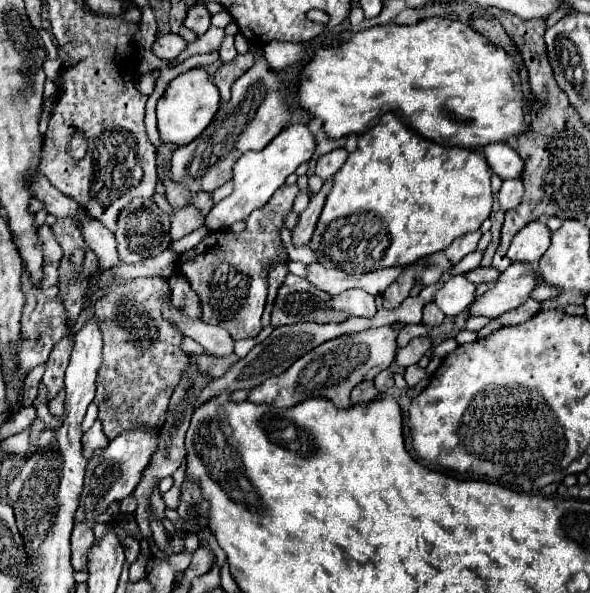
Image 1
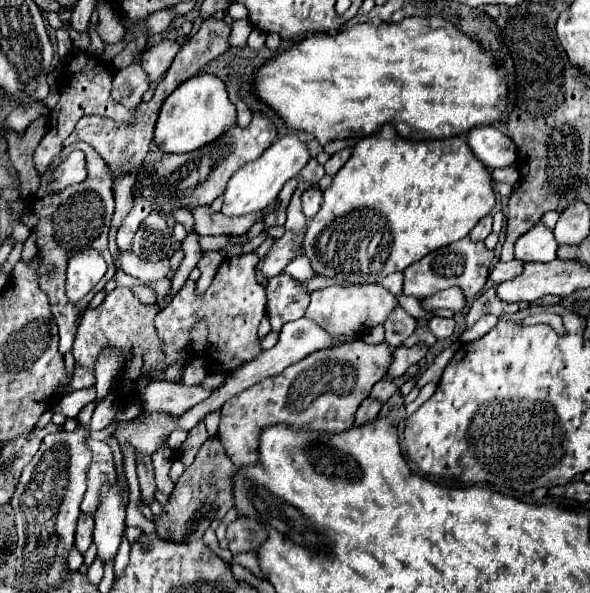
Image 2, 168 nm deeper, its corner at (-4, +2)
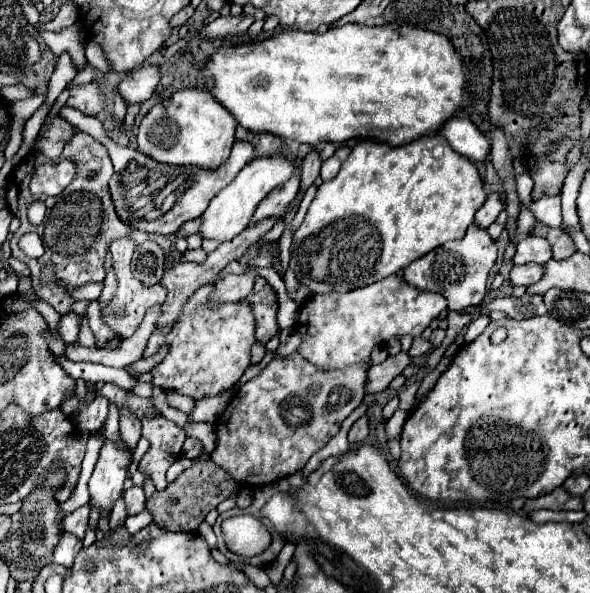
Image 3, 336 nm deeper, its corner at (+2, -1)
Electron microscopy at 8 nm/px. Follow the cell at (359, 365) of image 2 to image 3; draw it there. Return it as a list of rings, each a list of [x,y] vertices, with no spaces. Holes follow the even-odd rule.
[[[293,352],[291,356],[275,356],[255,378],[241,386],[239,394],[215,422],[217,448],[211,454],[211,460],[229,472],[235,482],[247,486],[265,486],[303,470],[307,460],[339,432],[343,420],[363,402],[365,374],[367,368],[357,366],[337,372],[321,372],[299,352]]]

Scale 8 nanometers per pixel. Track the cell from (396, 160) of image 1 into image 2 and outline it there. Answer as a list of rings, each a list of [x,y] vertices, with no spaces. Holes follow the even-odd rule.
[[[385,123],[377,133],[369,135],[367,139],[359,139],[357,145],[353,147],[353,153],[349,157],[349,161],[339,169],[339,173],[333,177],[333,183],[329,189],[323,191],[323,205],[319,209],[319,213],[307,223],[305,227],[305,241],[303,241],[303,253],[309,257],[313,269],[317,275],[325,275],[325,277],[337,277],[337,279],[347,279],[347,281],[377,281],[381,277],[387,277],[389,273],[395,271],[403,271],[407,265],[419,261],[421,257],[425,257],[427,253],[439,249],[439,247],[447,247],[453,241],[459,241],[463,237],[467,237],[467,233],[479,223],[479,219],[483,219],[487,213],[491,213],[491,209],[495,207],[495,195],[493,195],[493,179],[491,173],[487,171],[487,167],[473,157],[473,151],[469,149],[465,137],[453,137],[447,141],[409,141],[403,139],[395,127],[391,123]]]

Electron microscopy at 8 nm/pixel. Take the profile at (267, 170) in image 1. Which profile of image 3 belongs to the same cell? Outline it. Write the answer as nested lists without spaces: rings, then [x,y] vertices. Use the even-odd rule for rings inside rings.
[[[281,156],[281,160],[251,160],[237,176],[235,180],[225,186],[209,204],[209,208],[203,212],[201,216],[201,228],[199,228],[199,236],[201,238],[209,238],[209,240],[217,240],[217,242],[229,242],[233,240],[237,234],[241,234],[253,212],[257,210],[259,202],[279,184],[283,184],[289,176],[293,174],[293,162],[287,160],[285,156]]]

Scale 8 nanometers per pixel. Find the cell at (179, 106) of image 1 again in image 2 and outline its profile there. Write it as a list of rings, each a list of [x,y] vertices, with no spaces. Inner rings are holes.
[[[199,73],[183,81],[183,85],[165,99],[155,127],[155,143],[163,153],[189,153],[219,137],[237,121],[235,117],[235,105],[227,97],[225,83],[215,75]]]

